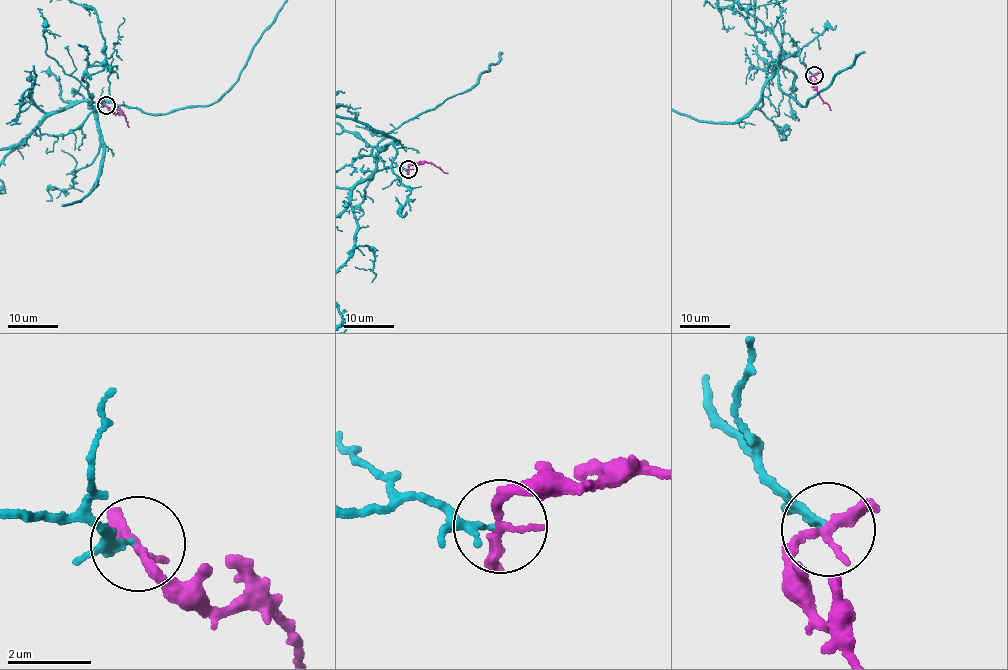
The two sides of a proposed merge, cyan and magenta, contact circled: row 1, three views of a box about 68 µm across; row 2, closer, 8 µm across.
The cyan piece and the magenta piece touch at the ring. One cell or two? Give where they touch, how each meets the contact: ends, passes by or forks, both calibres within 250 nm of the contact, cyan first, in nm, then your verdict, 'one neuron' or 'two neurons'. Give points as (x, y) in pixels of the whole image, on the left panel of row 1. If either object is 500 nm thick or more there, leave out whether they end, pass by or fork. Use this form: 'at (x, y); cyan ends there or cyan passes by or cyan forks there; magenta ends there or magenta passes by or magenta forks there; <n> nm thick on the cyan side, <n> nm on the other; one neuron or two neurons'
at (106, 105); cyan ends there; magenta passes by; 140 nm thick on the cyan side, 240 nm on the other; one neuron

